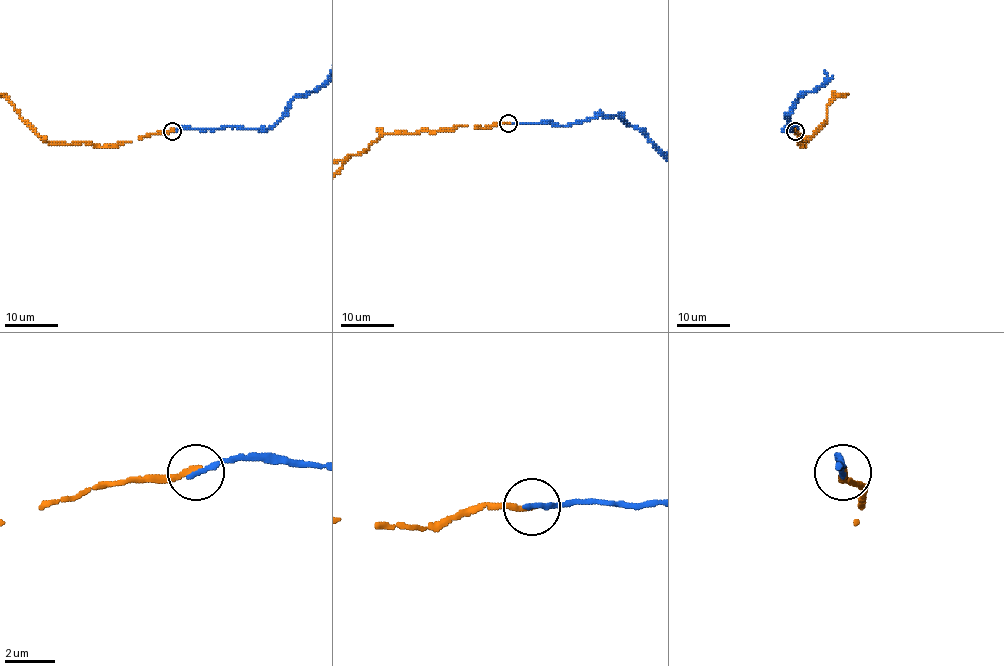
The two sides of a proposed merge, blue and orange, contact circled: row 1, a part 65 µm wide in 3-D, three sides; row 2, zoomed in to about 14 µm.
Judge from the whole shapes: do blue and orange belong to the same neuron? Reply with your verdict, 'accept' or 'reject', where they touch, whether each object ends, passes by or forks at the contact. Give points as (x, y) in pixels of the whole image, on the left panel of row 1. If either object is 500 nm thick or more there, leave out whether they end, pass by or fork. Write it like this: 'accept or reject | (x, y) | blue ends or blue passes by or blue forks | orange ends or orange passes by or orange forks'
reject | (172, 131) | blue ends | orange ends

